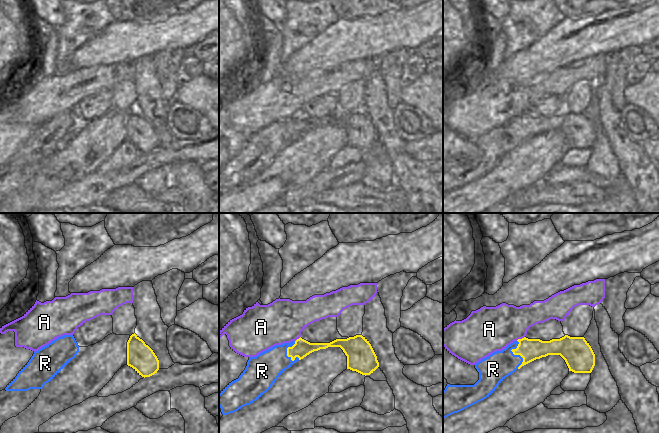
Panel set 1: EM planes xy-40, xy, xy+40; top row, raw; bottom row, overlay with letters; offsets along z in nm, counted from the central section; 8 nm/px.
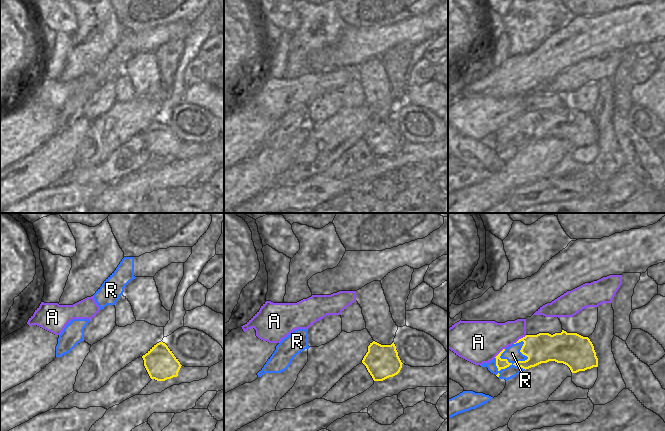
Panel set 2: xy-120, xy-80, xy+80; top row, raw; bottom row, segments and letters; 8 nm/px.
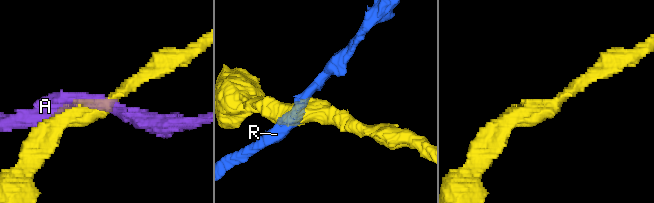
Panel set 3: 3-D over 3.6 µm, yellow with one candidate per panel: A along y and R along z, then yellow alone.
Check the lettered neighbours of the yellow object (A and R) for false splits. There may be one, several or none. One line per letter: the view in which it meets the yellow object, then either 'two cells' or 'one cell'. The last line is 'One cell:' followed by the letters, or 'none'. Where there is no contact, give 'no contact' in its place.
A: xy+40 | two cells
R: xy+40 | two cells
One cell: none

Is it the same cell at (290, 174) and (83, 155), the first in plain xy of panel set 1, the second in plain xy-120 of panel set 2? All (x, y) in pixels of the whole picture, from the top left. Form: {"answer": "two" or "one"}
{"answer": "one"}

